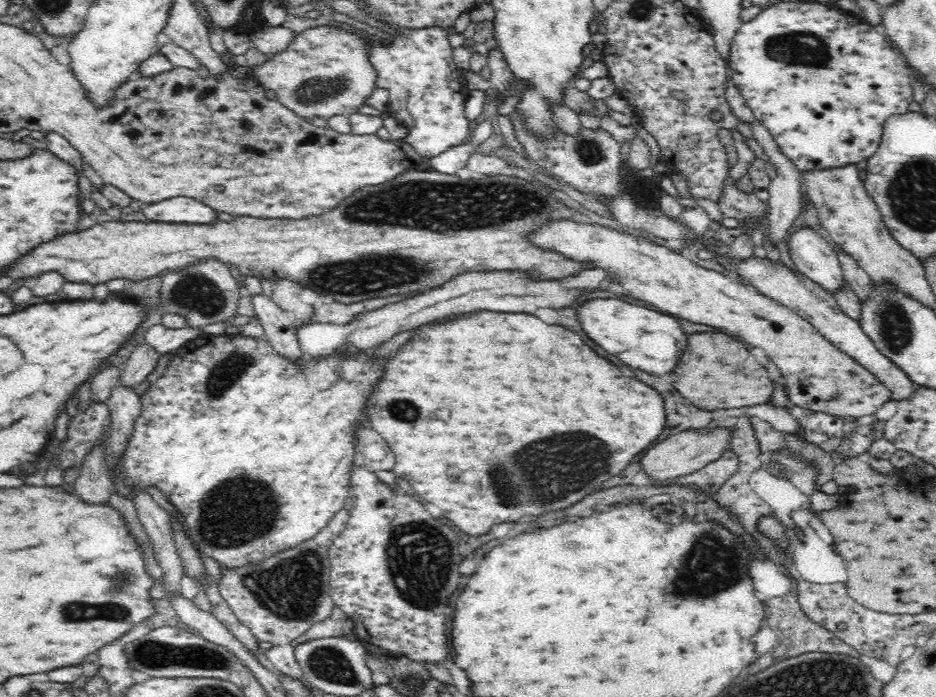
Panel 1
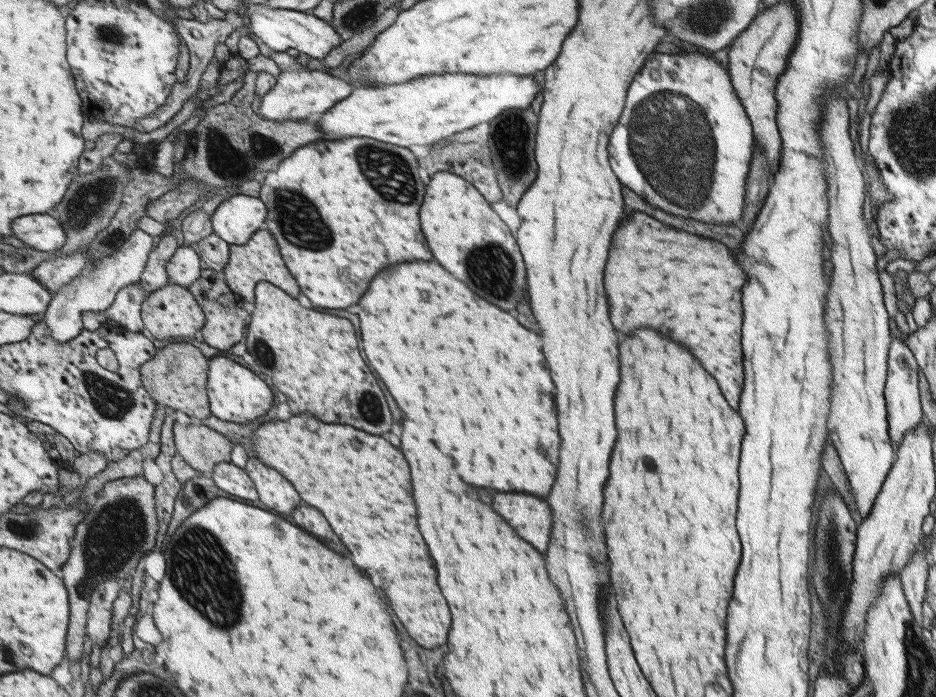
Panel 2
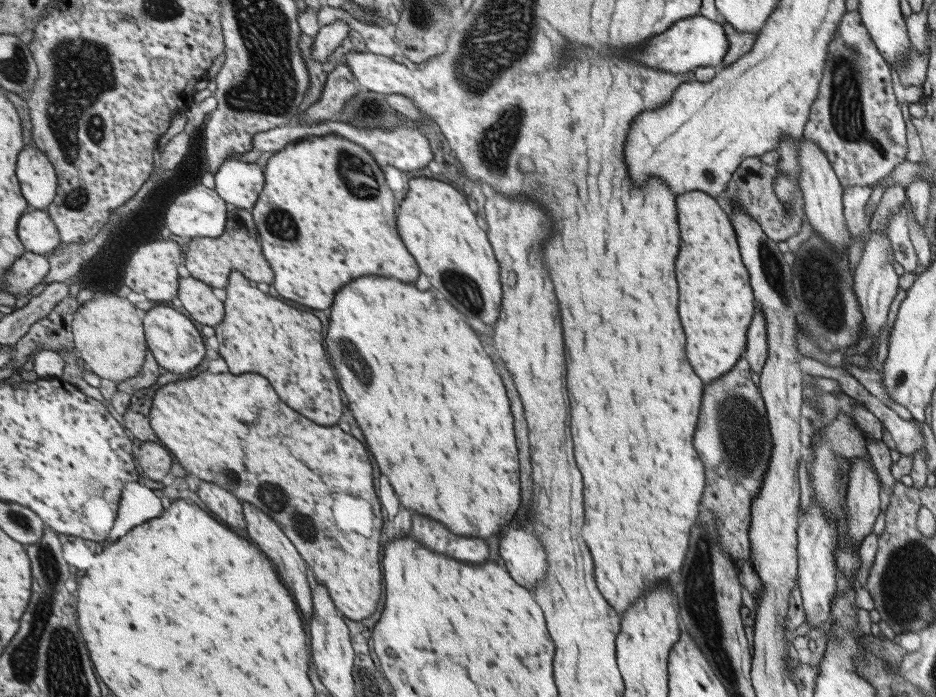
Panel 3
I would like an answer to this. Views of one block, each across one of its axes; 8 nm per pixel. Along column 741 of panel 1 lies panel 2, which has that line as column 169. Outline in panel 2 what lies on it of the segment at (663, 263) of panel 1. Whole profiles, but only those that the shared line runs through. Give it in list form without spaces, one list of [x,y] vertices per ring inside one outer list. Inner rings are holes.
[[[169,283],[167,286],[150,293],[149,298],[143,301],[142,310],[145,327],[152,333],[155,339],[167,340],[167,338],[196,338],[195,334],[205,326],[207,322],[206,312],[201,310],[201,305],[195,299],[190,287]]]

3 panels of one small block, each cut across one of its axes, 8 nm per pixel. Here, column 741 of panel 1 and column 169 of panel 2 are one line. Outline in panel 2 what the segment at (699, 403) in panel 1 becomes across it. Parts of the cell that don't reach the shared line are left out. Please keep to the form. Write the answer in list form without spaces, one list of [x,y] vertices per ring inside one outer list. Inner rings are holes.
[[[185,342],[169,343],[158,349],[153,359],[143,363],[143,386],[150,392],[151,398],[159,405],[172,410],[180,410],[195,421],[211,417],[210,396],[207,390],[209,381],[210,358],[203,356],[201,350]]]

